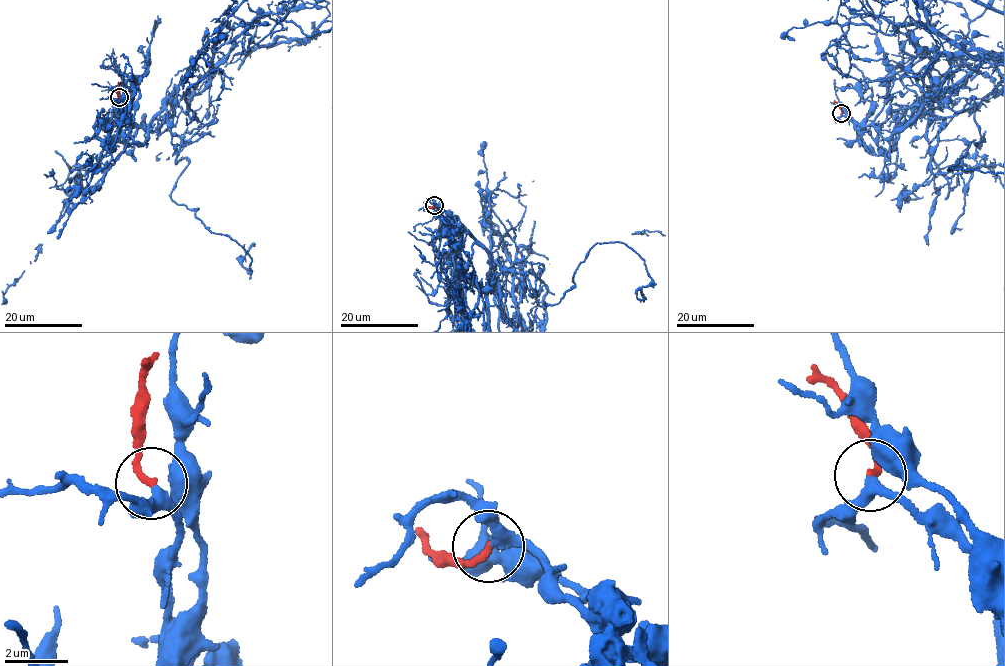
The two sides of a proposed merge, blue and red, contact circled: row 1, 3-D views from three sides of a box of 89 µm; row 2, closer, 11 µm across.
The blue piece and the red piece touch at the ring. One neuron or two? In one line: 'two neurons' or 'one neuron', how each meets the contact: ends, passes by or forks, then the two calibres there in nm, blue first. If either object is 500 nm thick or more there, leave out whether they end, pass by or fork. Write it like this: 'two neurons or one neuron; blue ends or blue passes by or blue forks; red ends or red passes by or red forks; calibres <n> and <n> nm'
one neuron; blue passes by; red ends; calibres 320 and 200 nm

